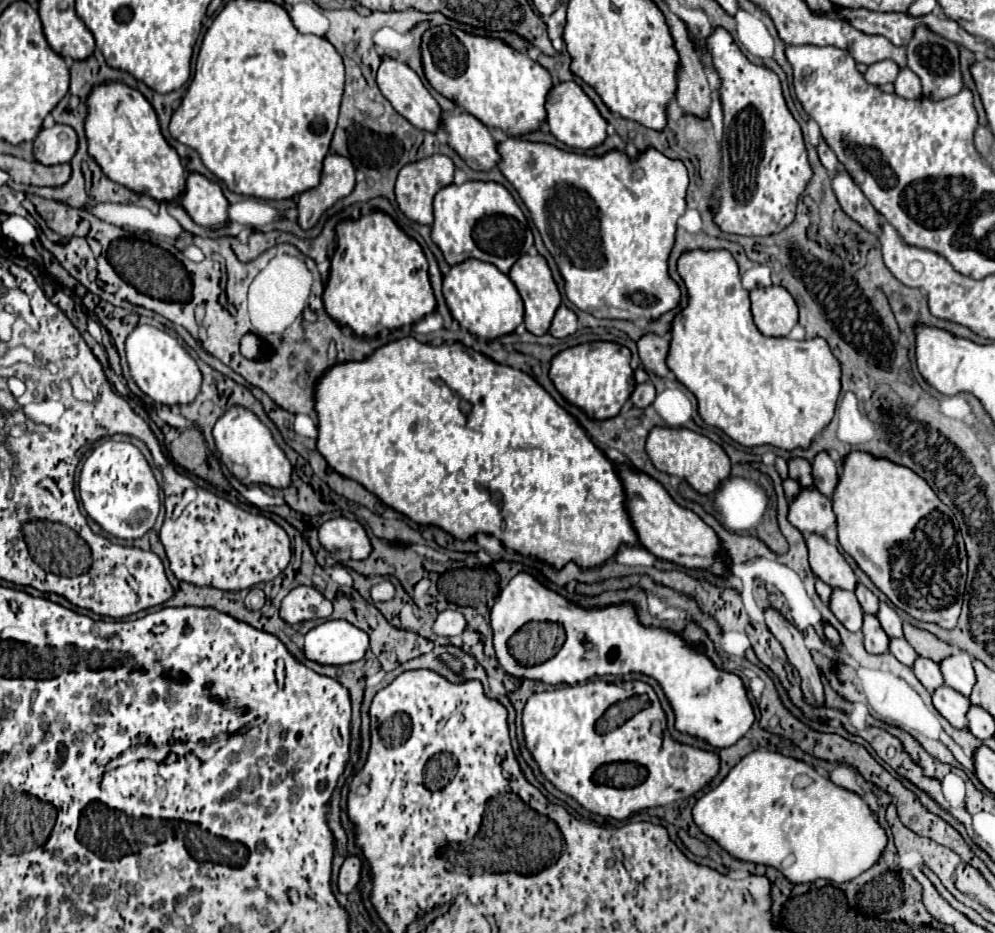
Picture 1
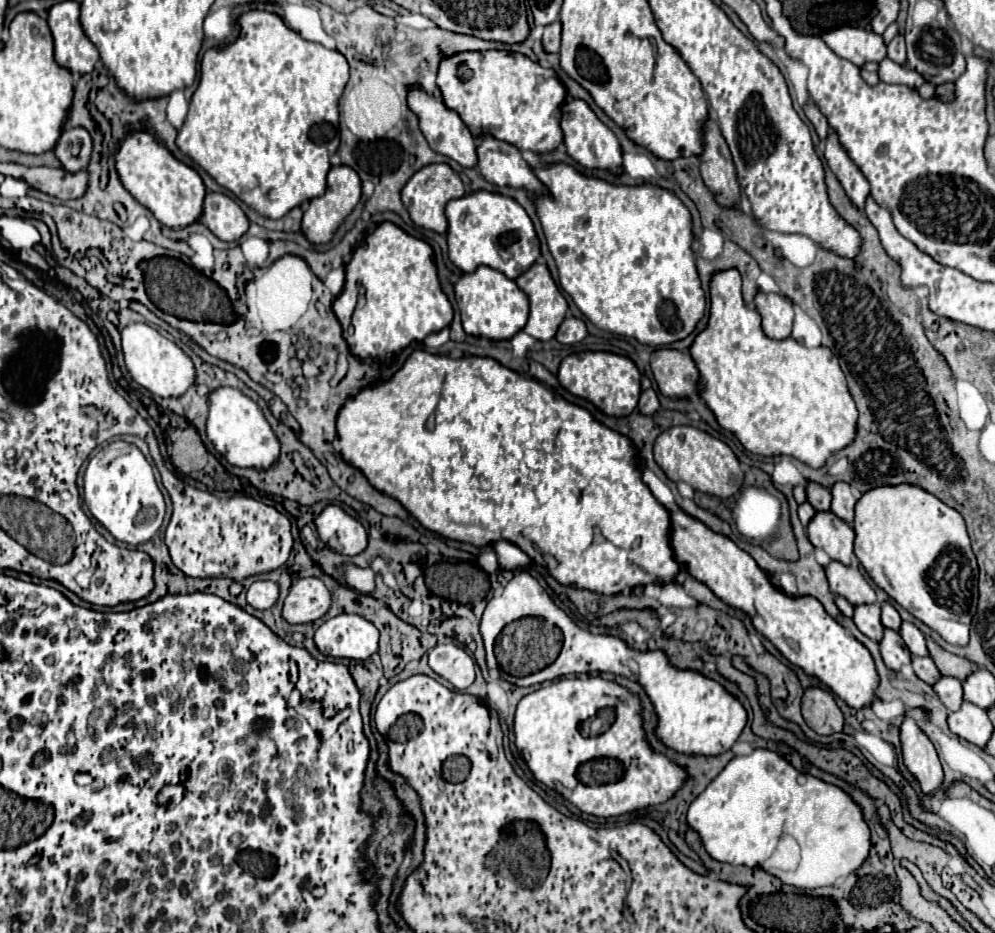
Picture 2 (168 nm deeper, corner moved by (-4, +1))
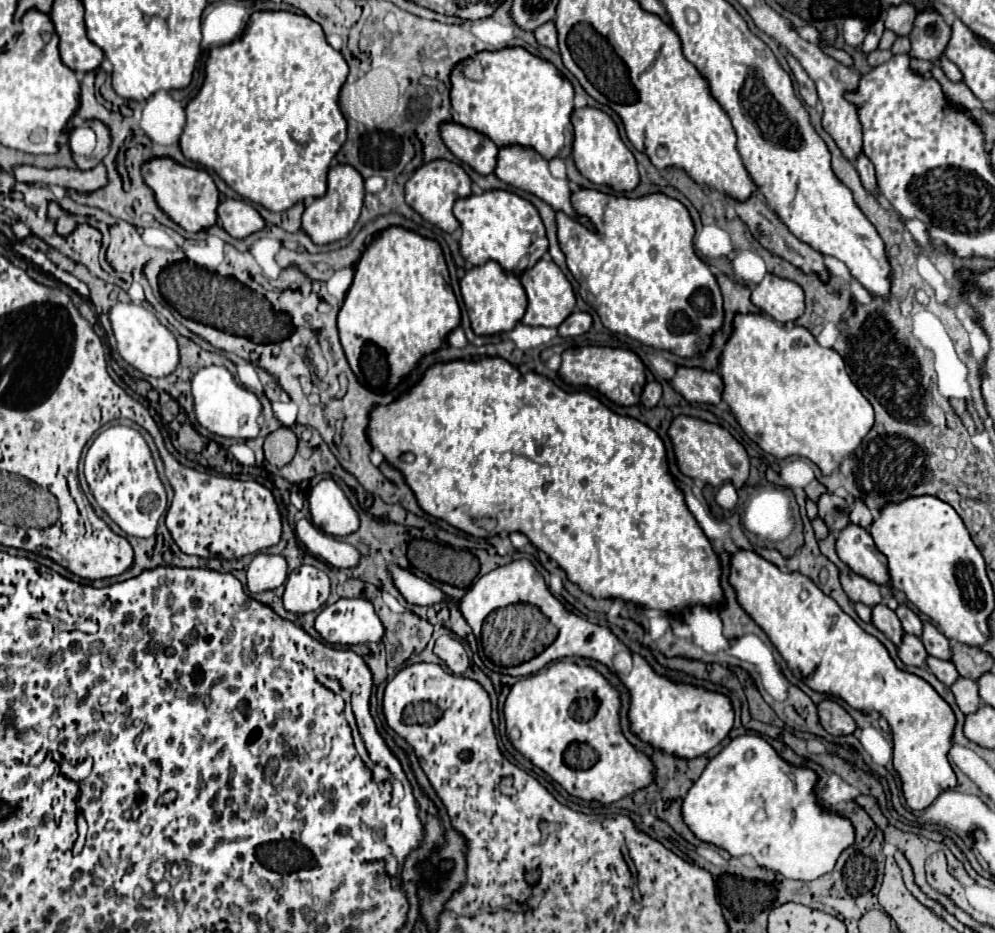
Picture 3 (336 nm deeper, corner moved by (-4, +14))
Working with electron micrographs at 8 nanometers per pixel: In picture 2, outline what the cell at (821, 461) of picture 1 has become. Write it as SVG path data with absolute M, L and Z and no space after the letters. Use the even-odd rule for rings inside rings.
M837 482L831 486L831 494L833 494L833 506L831 506L833 514L839 516L841 520L845 520L847 524L853 524L857 498L853 496L851 488L845 482Z

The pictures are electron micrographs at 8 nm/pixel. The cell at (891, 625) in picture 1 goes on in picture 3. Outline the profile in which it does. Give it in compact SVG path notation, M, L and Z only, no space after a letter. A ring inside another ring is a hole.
M923 621L923 633L921 633L921 641L925 645L925 651L933 657L939 657L939 659L949 659L951 653L949 653L949 639L939 633L931 621Z

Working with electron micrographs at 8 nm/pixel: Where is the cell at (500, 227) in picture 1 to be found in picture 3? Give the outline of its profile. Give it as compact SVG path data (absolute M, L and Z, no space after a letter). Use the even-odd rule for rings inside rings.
M491 189L481 195L457 199L453 215L457 217L463 231L459 239L461 255L471 265L483 265L485 261L493 259L501 263L503 269L521 275L525 269L533 267L547 251L547 237L537 209L515 193Z

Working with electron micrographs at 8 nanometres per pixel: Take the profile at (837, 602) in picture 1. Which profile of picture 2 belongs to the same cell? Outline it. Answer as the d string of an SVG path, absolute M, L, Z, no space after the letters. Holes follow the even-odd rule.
M867 604L867 606L855 606L855 616L853 622L857 624L857 628L871 640L879 642L879 638L883 638L883 630L885 626L881 624L881 606L875 604Z

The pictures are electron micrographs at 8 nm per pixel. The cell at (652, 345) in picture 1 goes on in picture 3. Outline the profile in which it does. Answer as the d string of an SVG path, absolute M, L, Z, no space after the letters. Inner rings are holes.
M677 365L675 375L671 379L671 387L691 403L697 401L697 403L715 405L721 401L723 381L721 377L717 377L715 371Z

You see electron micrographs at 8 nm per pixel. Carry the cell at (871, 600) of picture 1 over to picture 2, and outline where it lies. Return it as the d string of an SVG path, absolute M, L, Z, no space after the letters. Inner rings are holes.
M885 602L885 604L881 604L881 618L883 618L883 626L885 628L891 628L891 630L895 630L895 632L899 632L899 626L901 626L901 616L897 614L897 610L889 604L889 602Z

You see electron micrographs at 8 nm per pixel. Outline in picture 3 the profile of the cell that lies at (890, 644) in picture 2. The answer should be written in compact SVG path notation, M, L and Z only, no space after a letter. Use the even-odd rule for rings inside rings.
M903 633L903 639L901 643L897 645L897 655L899 659L905 663L905 665L915 665L915 667L927 667L925 665L925 657L927 657L927 651L923 649L923 643L919 641L917 635L909 635L909 633Z

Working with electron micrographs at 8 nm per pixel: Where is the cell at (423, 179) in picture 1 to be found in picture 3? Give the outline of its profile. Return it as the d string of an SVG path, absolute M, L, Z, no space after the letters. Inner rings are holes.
M435 159L431 163L425 163L421 165L413 175L411 179L407 181L405 185L405 197L407 197L407 203L429 223L441 227L443 231L447 233L453 233L459 223L453 215L453 203L461 197L467 197L471 195L471 179L469 175L463 171L461 165L457 163L451 163L451 161L445 161L445 159Z

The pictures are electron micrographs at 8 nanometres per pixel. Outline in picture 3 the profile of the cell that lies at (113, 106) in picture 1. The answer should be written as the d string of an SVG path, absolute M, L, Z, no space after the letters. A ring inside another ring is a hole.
M151 157L141 165L141 175L145 185L153 191L157 205L185 231L203 231L217 221L219 191L205 169L193 169L177 163L171 157Z

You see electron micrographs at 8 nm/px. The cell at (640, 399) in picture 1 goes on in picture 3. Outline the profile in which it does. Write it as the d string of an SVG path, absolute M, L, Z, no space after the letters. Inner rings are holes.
M651 381L643 387L643 393L641 393L641 405L645 405L647 409L655 407L661 399L661 385L657 381Z

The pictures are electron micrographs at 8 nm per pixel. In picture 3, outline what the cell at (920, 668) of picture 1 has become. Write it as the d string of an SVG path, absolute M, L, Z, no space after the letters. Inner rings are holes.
M959 677L953 685L951 685L951 691L955 695L955 701L959 705L959 709L967 715L967 713L973 713L977 707L979 707L979 693L977 693L977 685L973 679L967 679L967 677Z

